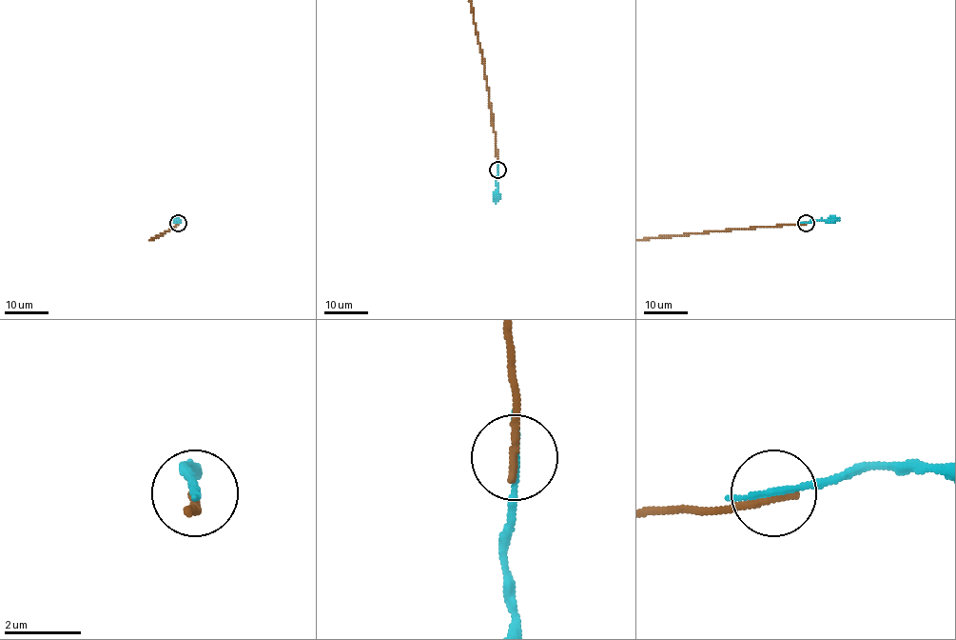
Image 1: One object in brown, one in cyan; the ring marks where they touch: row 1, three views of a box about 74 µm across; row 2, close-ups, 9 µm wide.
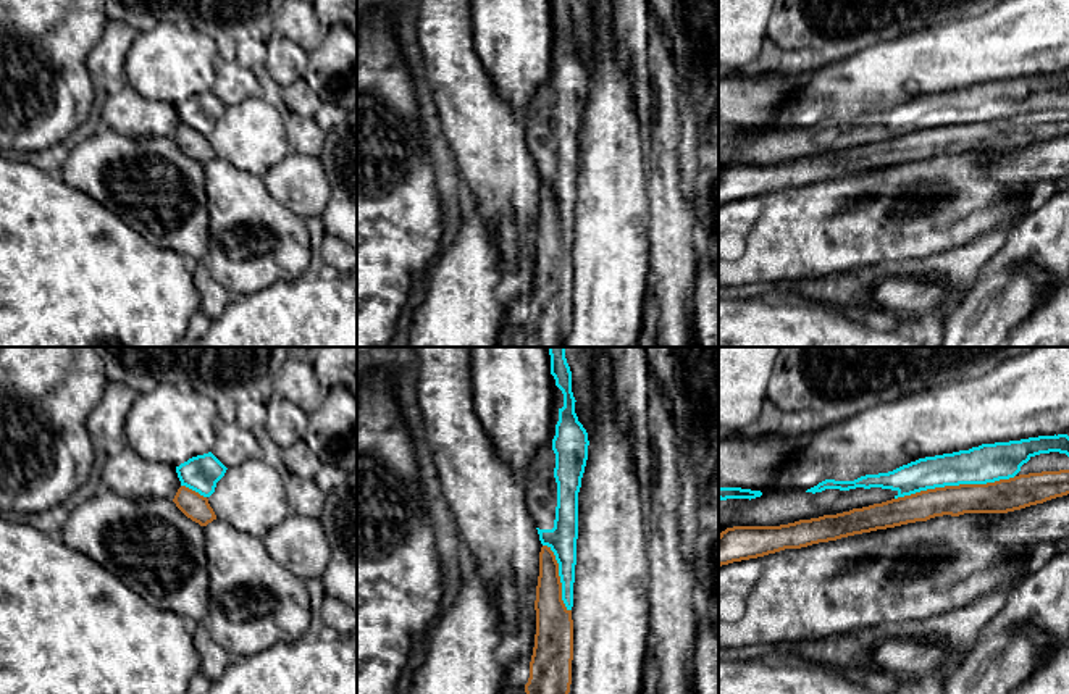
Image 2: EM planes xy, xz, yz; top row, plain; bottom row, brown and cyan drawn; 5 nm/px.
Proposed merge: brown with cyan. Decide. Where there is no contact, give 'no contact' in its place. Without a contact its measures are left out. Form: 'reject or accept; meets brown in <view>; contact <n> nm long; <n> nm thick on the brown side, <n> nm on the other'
reject; meets brown in yz; contact 600 nm long; 170 nm thick on the brown side, 190 nm on the other

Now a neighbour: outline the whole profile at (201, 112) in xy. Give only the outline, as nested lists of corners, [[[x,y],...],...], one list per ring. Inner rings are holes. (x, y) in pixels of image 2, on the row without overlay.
[[[212,92],[189,97],[176,105],[181,124],[186,124],[203,136],[215,131],[216,121],[224,115],[226,105]]]

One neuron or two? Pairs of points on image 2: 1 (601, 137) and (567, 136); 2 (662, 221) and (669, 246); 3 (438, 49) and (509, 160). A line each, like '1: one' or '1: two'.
1: two
2: one
3: one

